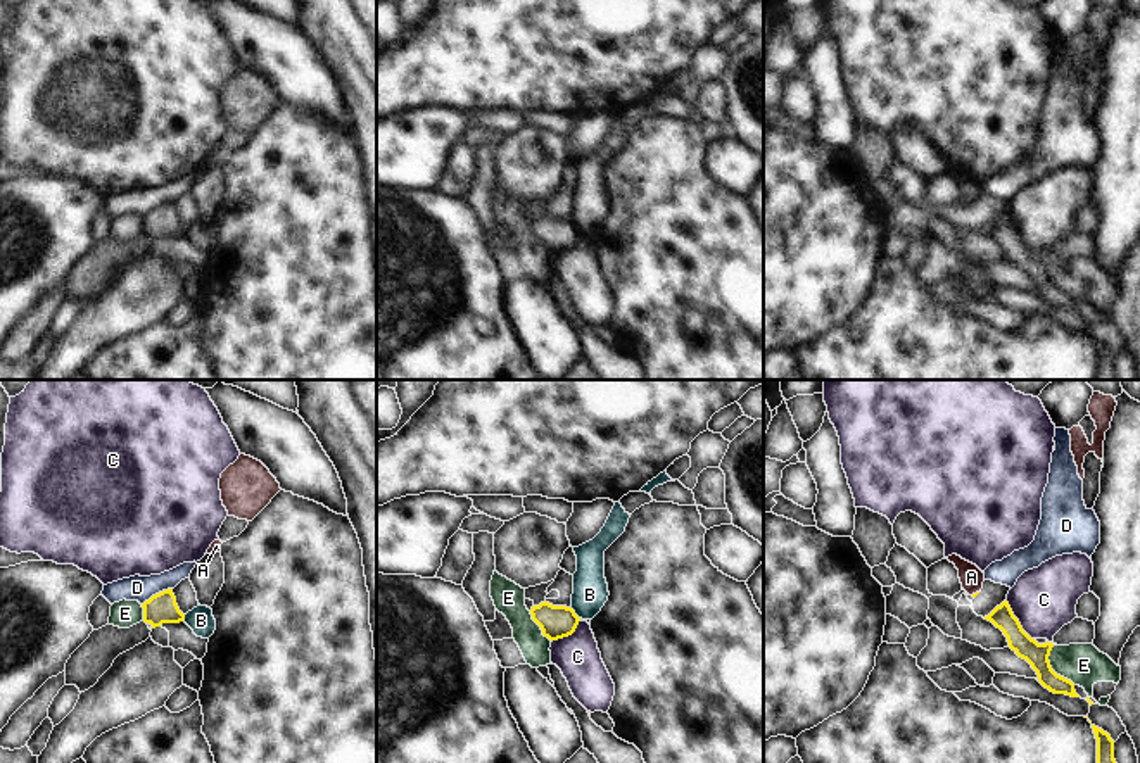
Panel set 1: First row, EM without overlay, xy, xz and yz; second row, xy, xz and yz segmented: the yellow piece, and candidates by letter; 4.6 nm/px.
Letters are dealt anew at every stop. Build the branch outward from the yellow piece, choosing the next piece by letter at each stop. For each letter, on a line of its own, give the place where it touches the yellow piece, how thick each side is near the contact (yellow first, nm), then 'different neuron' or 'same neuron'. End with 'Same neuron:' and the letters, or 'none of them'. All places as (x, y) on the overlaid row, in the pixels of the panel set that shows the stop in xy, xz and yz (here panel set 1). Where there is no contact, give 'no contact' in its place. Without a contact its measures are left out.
A: contact yz (976, 592); calibres 20 and 110 nm; different neuron
B: contact xz (574, 613); calibres 160 and 160 nm; different neuron
C: contact yz (1018, 620); calibres 110 and 300 nm; different neuron
D: contact xy (156, 594); calibres 140 and 120 nm; different neuron
E: contact yz (1051, 668); calibres 110 and 190 nm; different neuron
Same neuron: none of them

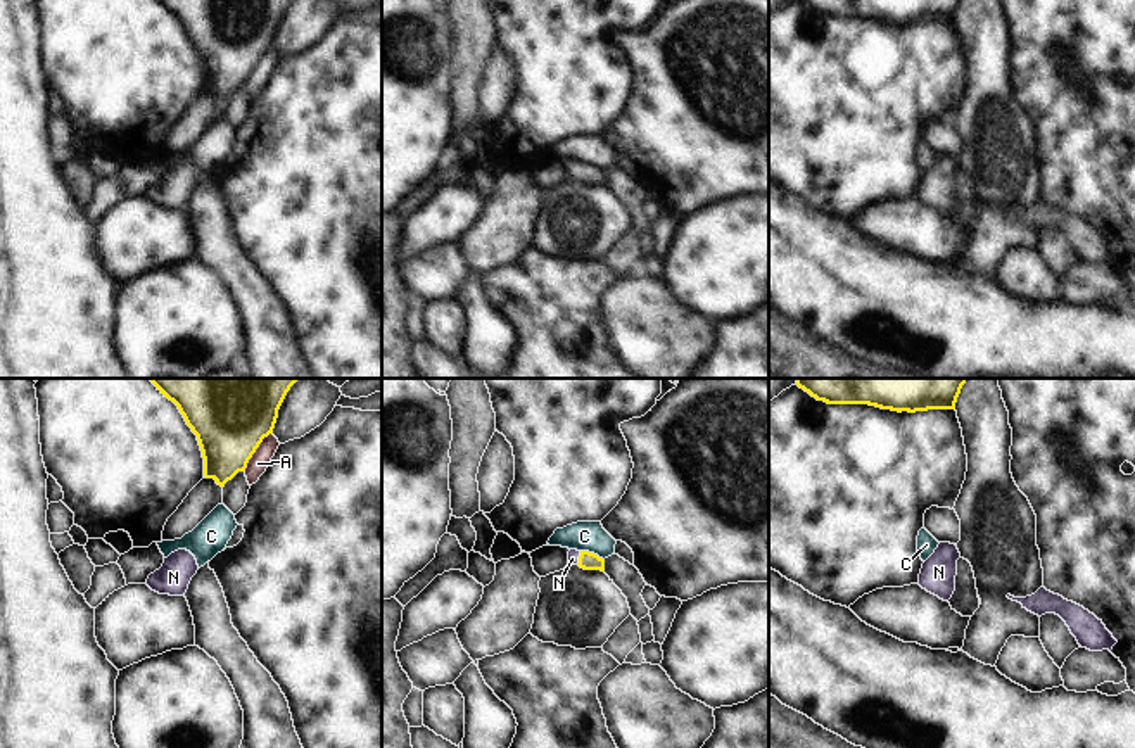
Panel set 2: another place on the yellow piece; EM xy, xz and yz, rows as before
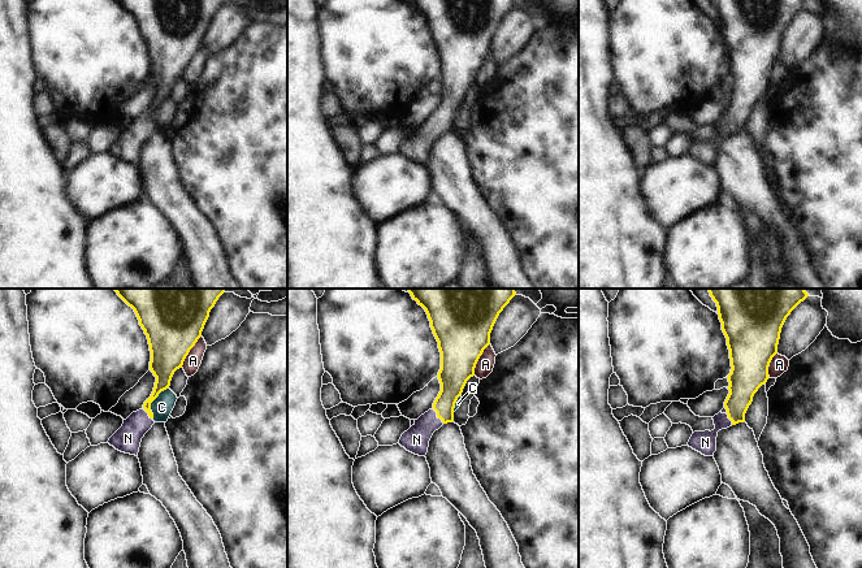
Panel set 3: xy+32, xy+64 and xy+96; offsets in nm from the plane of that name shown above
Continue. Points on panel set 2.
A: contact xy (254, 451); calibres 440 and 90 nm; different neuron
C: contact xz (593, 553); calibres 80 and 140 nm; different neuron
N: contact xz (579, 558); calibres 80 and 50 nm; same neuron
Same neuron: N

